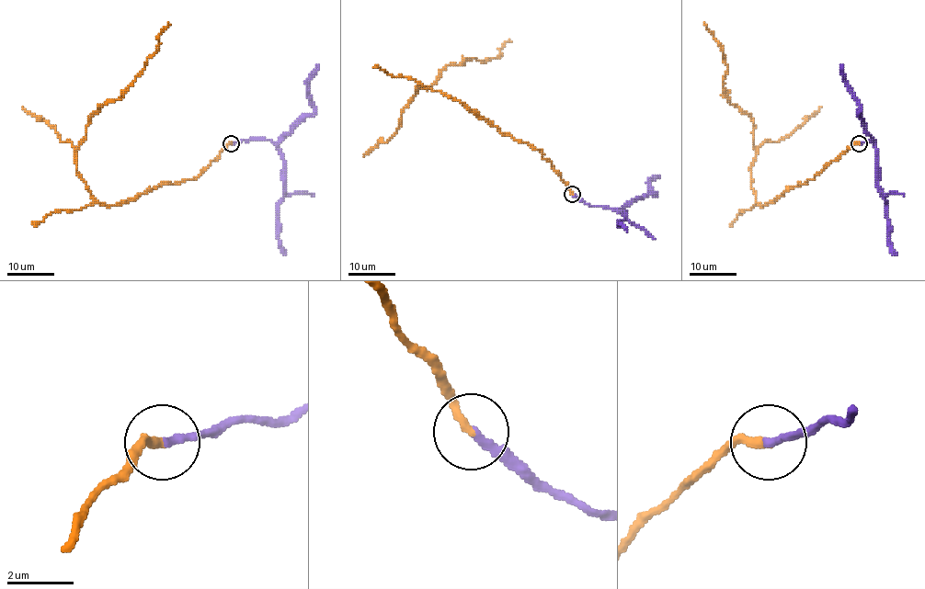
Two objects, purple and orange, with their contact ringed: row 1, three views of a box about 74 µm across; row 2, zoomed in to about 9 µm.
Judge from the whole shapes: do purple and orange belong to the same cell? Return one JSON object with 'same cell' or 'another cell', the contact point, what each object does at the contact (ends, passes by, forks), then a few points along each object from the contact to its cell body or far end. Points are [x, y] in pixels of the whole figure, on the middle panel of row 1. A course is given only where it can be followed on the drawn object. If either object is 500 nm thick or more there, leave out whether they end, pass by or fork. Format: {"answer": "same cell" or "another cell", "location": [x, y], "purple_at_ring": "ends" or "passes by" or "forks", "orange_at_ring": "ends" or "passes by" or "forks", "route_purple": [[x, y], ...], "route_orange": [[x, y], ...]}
{"answer": "same cell", "location": [572, 194], "purple_at_ring": "ends", "orange_at_ring": "ends", "route_purple": [[572, 194], [589, 205], [623, 212], [619, 224], [626, 230]], "route_orange": [[572, 194], [539, 150], [458, 101], [428, 86], [417, 91], [448, 65], [496, 59], [509, 39]]}

